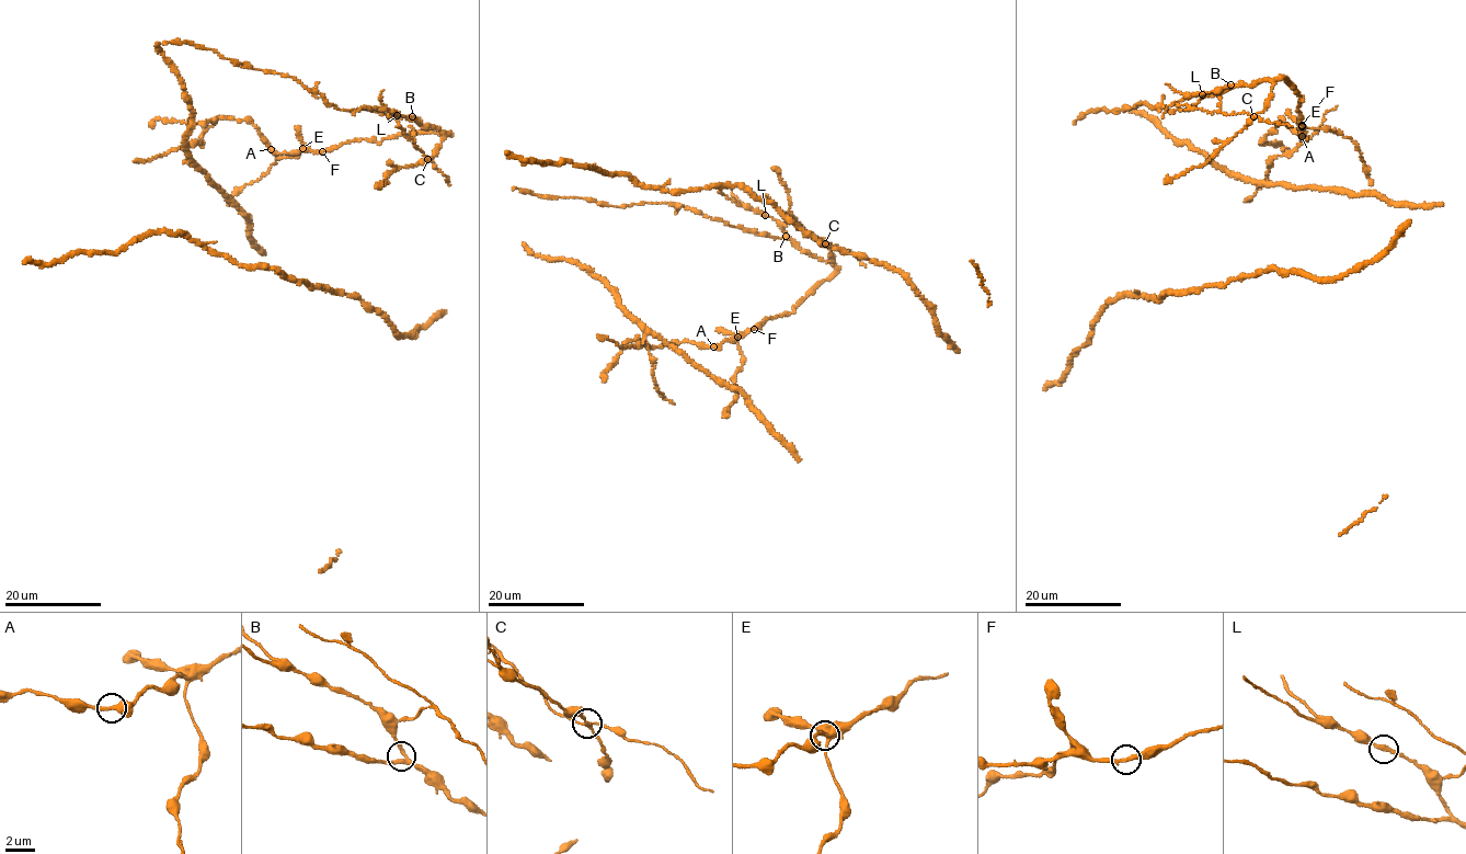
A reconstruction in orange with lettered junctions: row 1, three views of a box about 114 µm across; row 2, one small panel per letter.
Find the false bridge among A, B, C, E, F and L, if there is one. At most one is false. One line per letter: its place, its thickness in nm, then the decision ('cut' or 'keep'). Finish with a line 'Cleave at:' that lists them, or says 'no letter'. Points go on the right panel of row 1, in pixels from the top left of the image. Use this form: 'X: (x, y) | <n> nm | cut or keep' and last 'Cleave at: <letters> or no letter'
A: (1302, 136) | 340 nm | keep
B: (1230, 84) | 240 nm | keep
C: (1253, 116) | 200 nm | cut
E: (1302, 126) | 380 nm | keep
F: (1302, 125) | 280 nm | keep
L: (1202, 94) | 280 nm | keep
Cleave at: C

